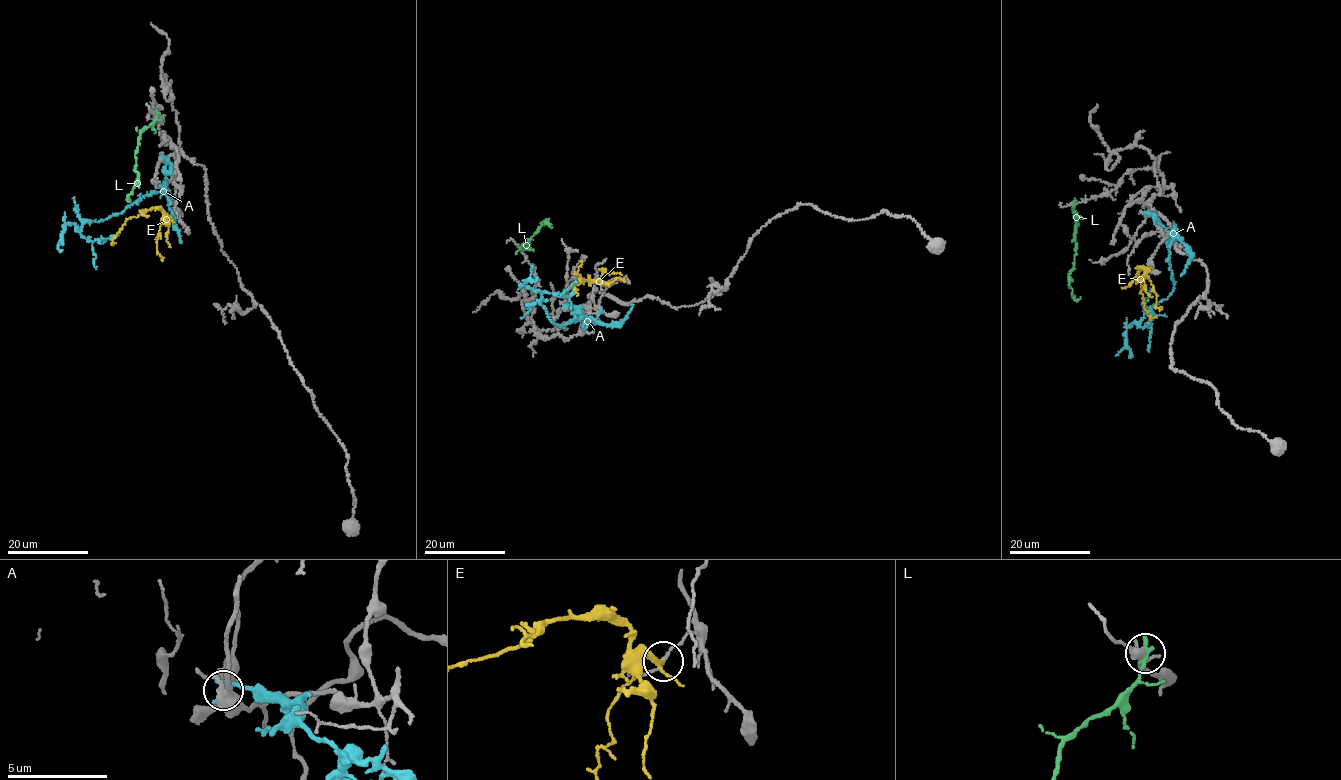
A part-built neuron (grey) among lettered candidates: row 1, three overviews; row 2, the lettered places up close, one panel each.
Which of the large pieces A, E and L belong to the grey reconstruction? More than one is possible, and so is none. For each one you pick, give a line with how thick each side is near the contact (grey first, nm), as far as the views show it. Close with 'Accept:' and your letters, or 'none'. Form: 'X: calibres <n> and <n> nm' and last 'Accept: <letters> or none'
Accept: none

